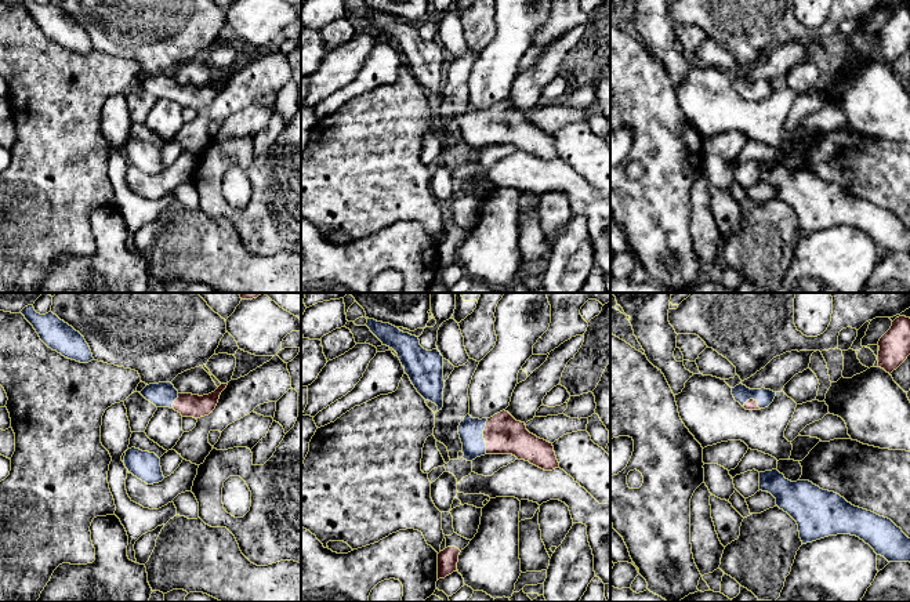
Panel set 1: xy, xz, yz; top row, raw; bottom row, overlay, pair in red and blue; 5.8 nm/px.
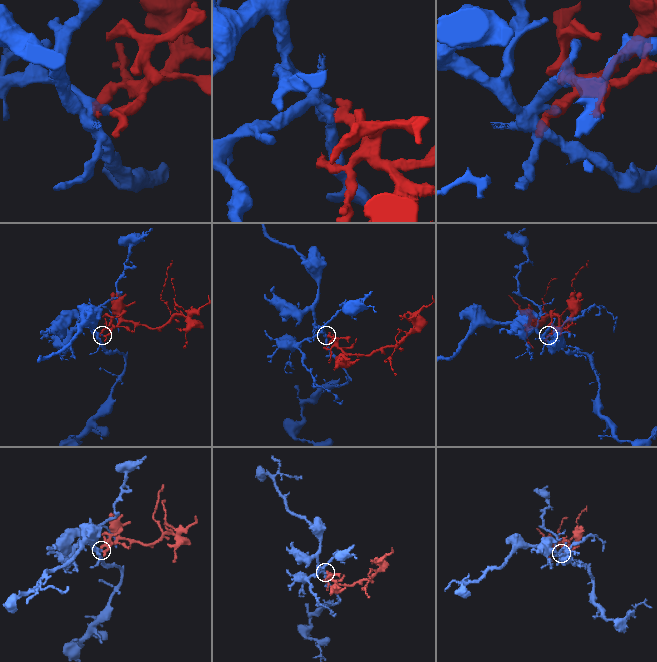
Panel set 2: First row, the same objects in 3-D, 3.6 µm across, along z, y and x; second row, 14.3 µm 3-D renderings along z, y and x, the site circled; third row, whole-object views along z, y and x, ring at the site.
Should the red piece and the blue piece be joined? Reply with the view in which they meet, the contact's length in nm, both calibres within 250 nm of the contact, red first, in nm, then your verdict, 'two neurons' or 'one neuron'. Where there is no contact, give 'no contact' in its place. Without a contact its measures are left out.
xz | 200 nm | 220/140 nm | one neuron

